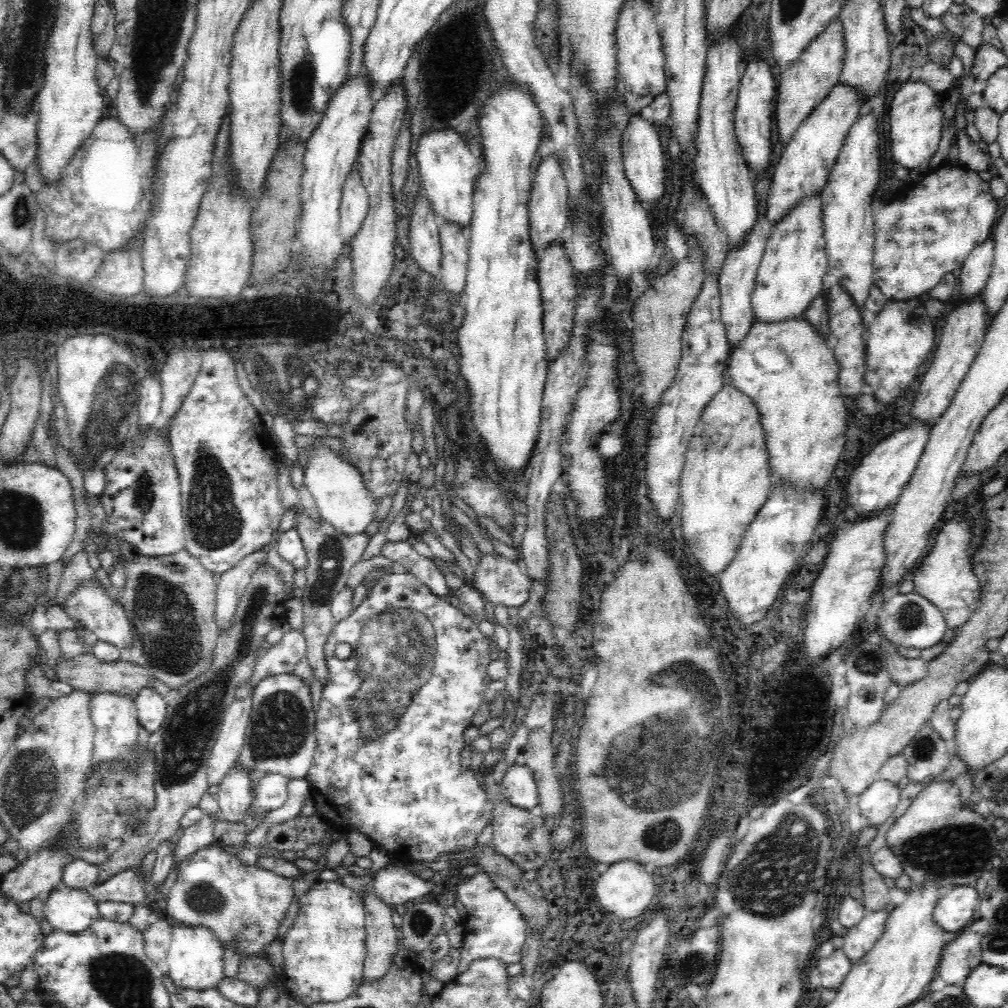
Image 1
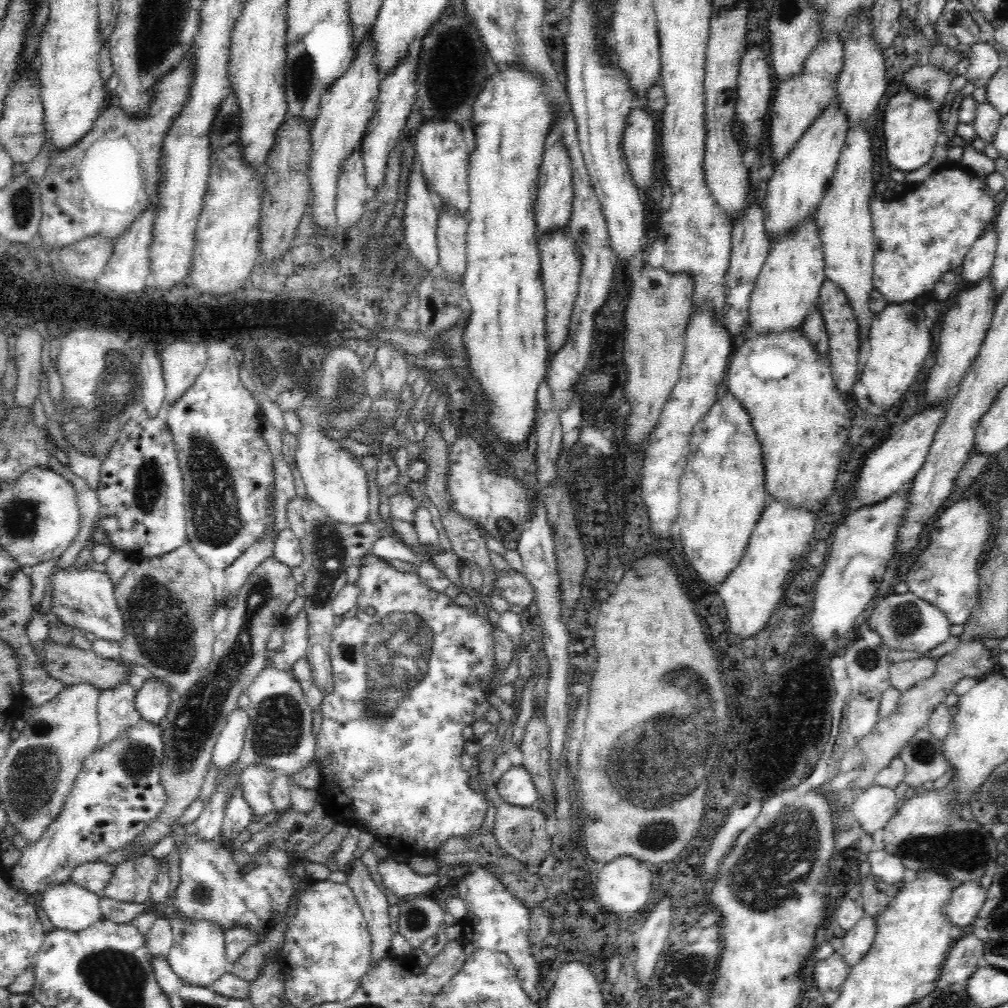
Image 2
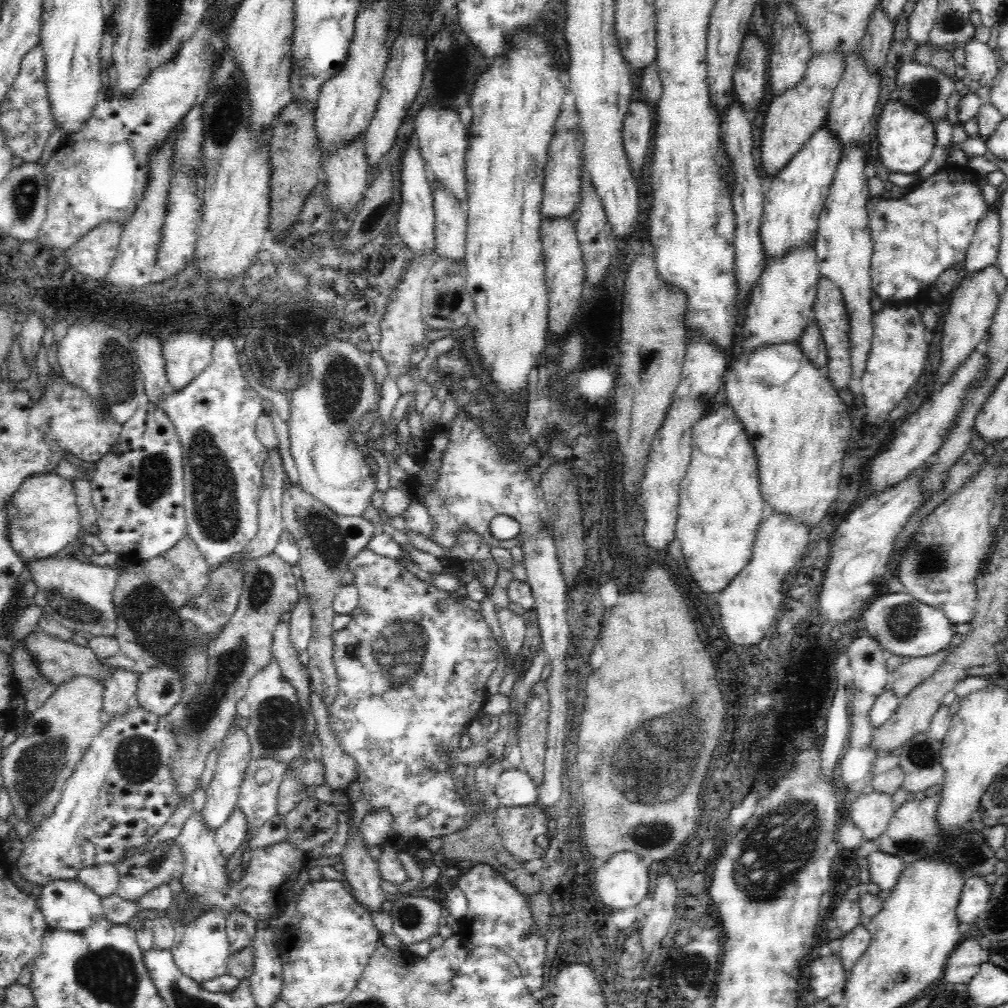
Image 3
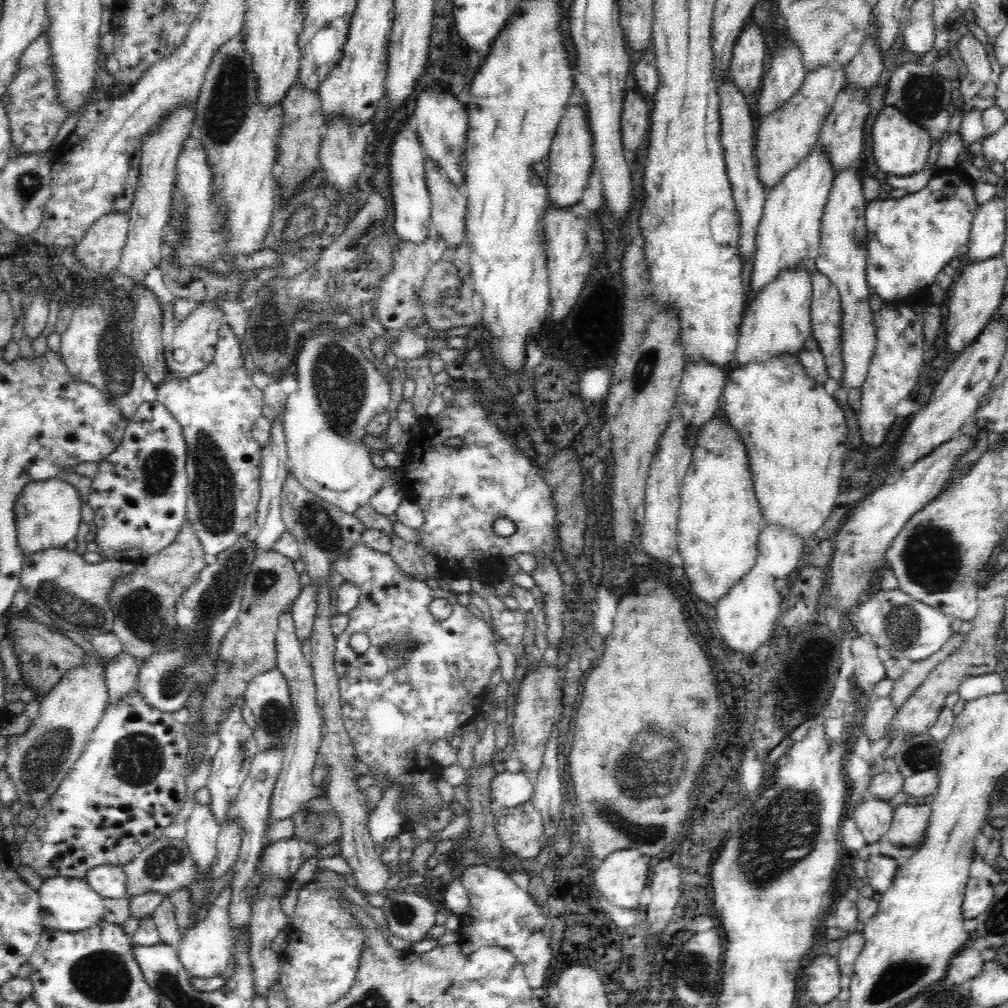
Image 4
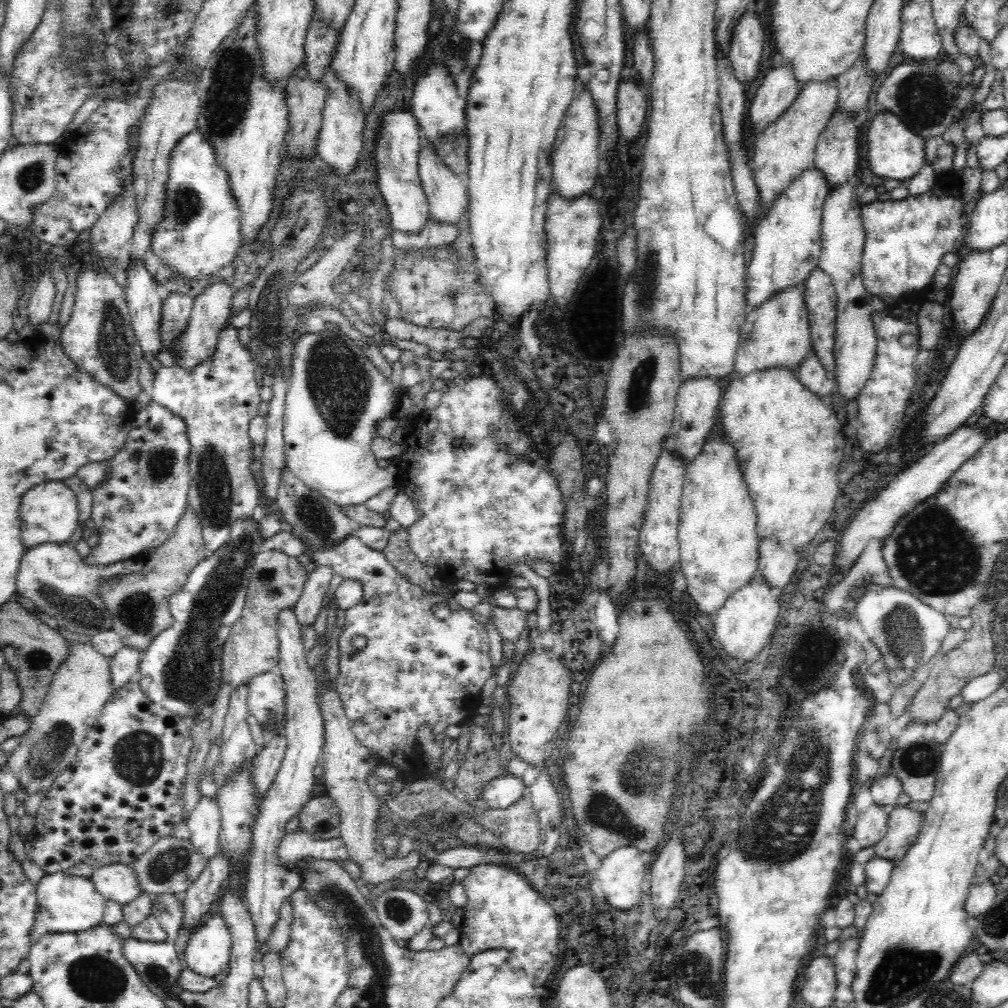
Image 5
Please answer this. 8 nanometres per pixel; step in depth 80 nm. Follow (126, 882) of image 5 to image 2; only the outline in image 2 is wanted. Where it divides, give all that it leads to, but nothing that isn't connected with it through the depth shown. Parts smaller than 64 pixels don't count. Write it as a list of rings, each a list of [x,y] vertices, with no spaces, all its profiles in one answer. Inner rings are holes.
[[[106,861],[80,864],[72,871],[70,881],[98,894],[110,884],[114,871],[115,865]]]

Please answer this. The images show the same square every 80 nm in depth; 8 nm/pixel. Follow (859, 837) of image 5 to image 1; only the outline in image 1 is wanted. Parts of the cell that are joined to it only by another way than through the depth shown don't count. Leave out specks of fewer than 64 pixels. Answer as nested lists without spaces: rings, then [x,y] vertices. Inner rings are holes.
[[[879,778],[858,795],[857,805],[868,826],[877,828],[894,814],[898,798],[898,785]]]

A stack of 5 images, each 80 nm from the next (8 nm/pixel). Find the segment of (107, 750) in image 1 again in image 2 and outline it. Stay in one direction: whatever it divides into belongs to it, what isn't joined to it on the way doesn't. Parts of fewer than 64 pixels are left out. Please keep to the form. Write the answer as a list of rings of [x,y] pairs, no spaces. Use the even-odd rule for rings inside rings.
[[[129,676],[120,684],[101,691],[98,699],[99,746],[108,744],[116,736],[120,736],[130,724],[140,720],[141,715],[135,706],[136,691],[129,681]]]

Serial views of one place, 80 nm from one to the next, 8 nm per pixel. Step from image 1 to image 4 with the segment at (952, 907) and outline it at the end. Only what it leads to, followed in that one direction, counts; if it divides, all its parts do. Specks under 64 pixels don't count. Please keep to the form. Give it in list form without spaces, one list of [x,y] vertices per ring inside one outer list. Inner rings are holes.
[[[969,878],[965,888],[962,915],[965,920],[976,919],[992,904],[995,892],[987,879]]]

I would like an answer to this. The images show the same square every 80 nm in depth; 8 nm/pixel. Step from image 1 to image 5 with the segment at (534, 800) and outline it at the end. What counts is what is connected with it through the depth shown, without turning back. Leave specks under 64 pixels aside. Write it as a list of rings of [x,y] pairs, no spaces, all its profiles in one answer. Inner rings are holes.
[[[505,772],[484,784],[478,799],[484,801],[486,809],[505,809],[524,794],[524,783],[520,777]]]

